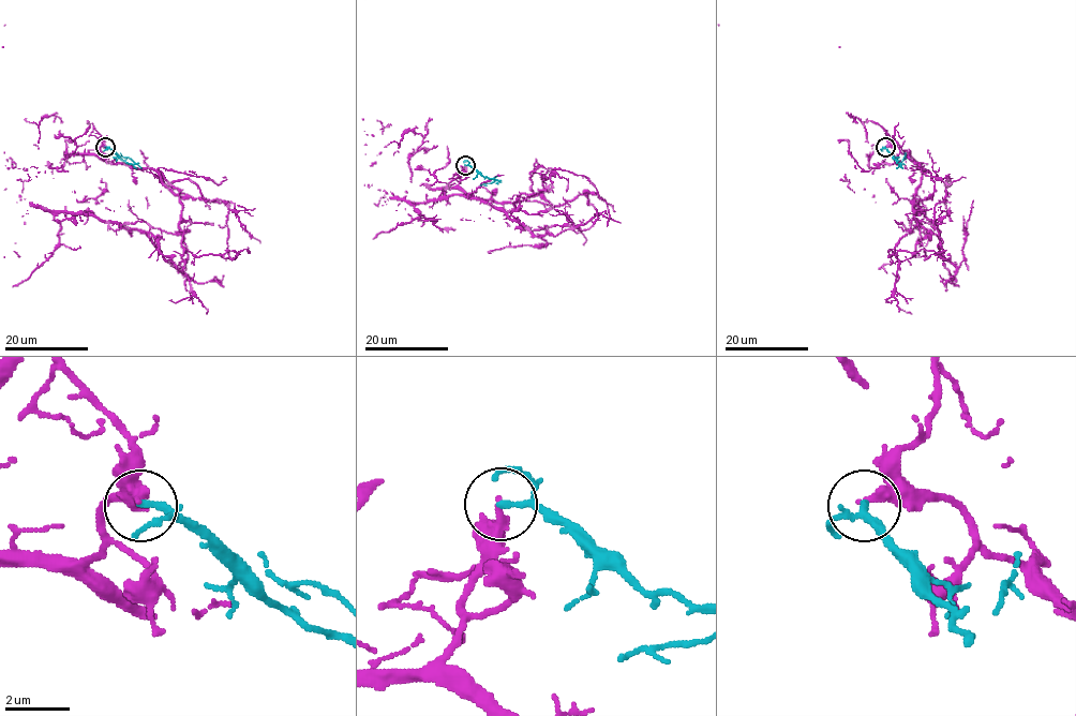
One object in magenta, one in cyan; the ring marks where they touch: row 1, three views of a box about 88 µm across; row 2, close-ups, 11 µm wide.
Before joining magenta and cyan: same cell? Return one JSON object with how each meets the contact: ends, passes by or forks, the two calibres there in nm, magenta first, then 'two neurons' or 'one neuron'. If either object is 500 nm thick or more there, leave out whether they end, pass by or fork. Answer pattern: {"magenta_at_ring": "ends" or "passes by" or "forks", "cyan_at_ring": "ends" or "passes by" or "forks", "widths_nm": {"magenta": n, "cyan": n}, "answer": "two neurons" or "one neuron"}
{"magenta_at_ring": "ends", "cyan_at_ring": "passes by", "widths_nm": {"magenta": 340, "cyan": 150}, "answer": "two neurons"}

